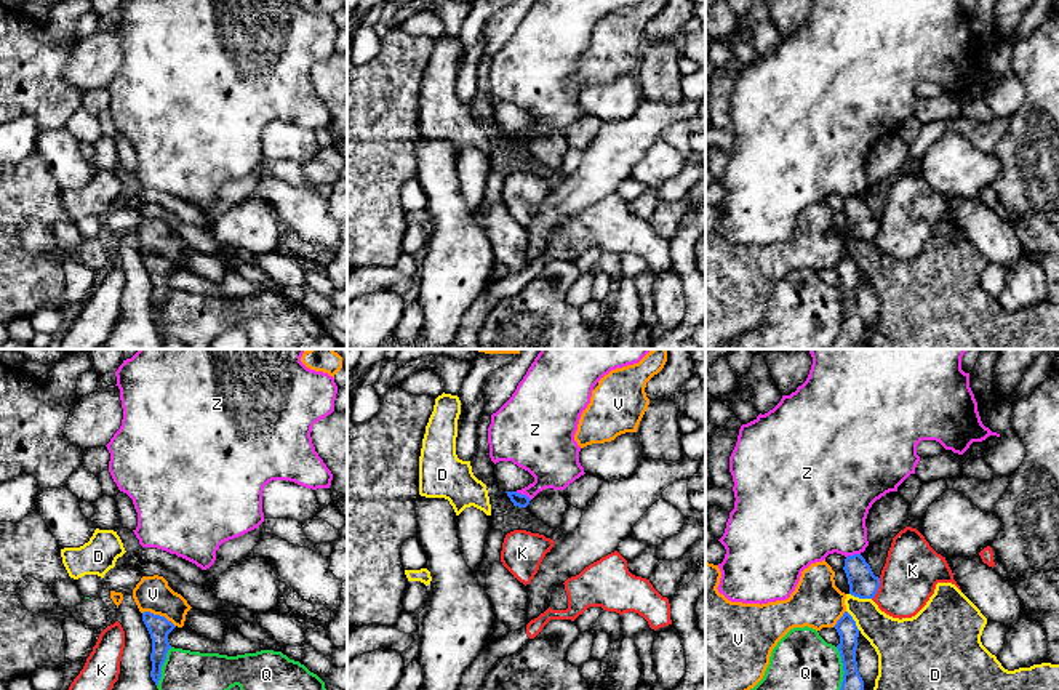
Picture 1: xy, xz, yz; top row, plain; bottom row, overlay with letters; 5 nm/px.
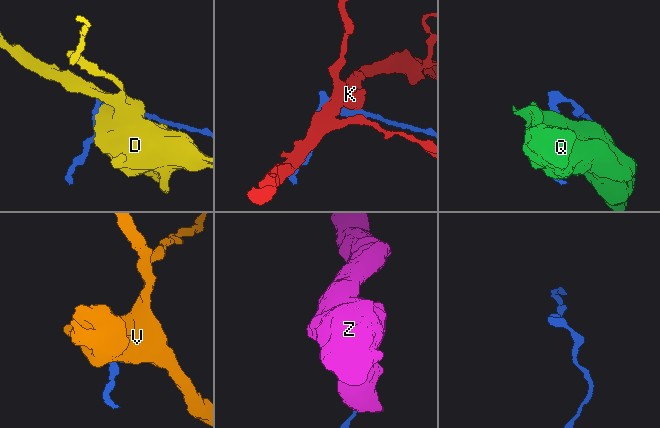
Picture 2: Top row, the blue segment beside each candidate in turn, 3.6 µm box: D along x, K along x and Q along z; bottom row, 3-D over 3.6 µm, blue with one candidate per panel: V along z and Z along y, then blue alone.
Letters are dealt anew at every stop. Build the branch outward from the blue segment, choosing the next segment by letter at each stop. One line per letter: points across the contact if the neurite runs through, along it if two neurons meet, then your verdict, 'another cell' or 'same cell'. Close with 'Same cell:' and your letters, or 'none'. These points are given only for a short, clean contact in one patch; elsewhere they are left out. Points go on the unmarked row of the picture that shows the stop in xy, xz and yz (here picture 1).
D: another cell
K: another cell
Q: another cell
V: border xy (143, 253), (163, 256), (175, 268); another cell
Z: border xz (515, 133), (523, 135), (530, 141); another cell
Same cell: none

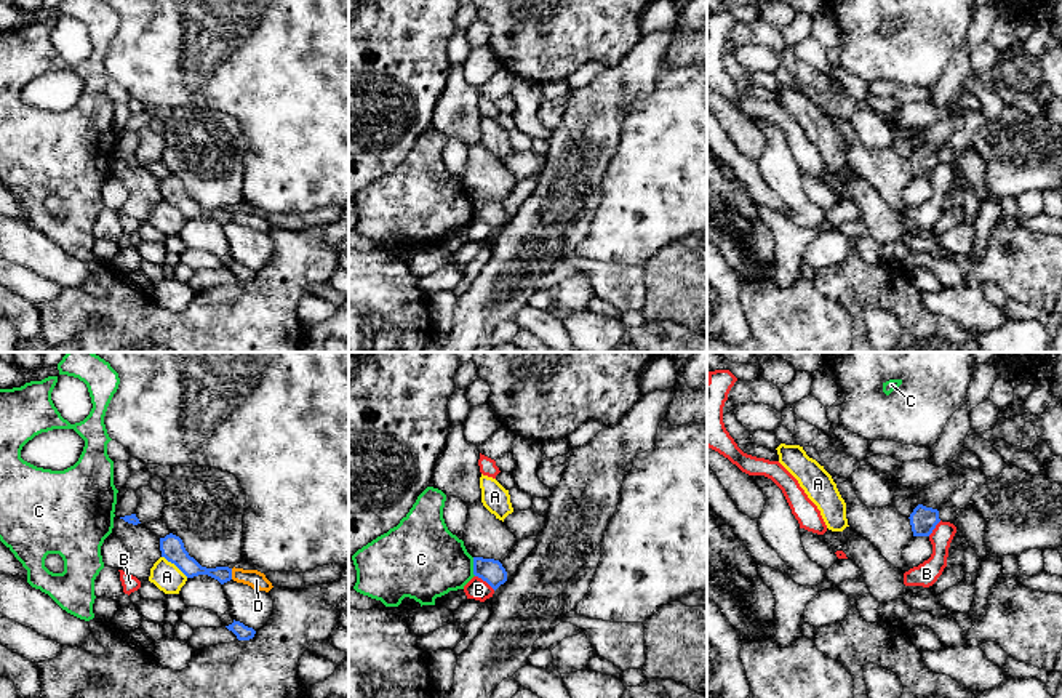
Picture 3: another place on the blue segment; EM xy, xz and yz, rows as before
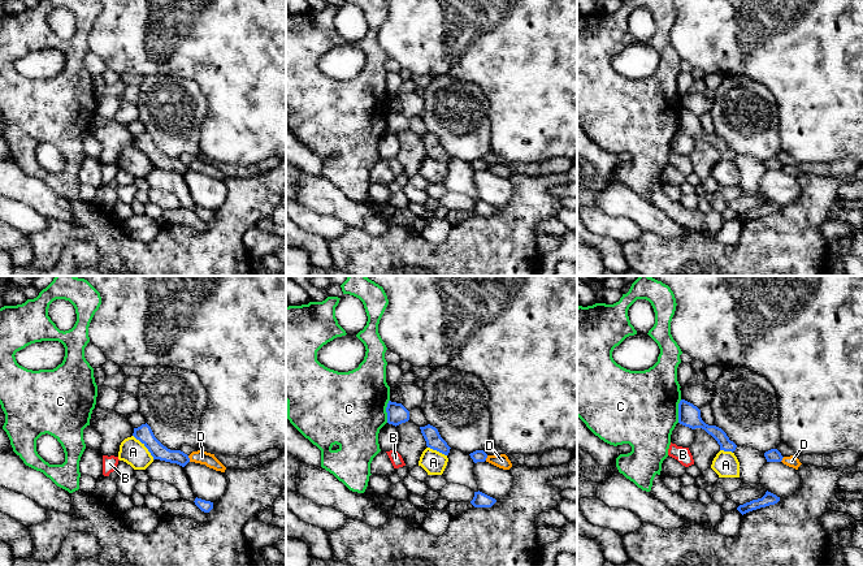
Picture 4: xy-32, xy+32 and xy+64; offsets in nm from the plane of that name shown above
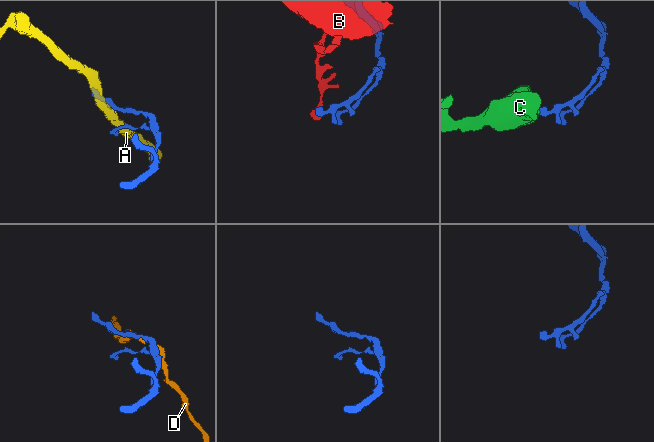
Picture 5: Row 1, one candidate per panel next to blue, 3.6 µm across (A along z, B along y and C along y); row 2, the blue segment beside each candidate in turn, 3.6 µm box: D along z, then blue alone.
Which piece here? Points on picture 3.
A: border xy (162, 197), (187, 218); another cell
B: border xz (475, 216), (495, 231); another cell
C: another cell
D: another cell
Same cell: none

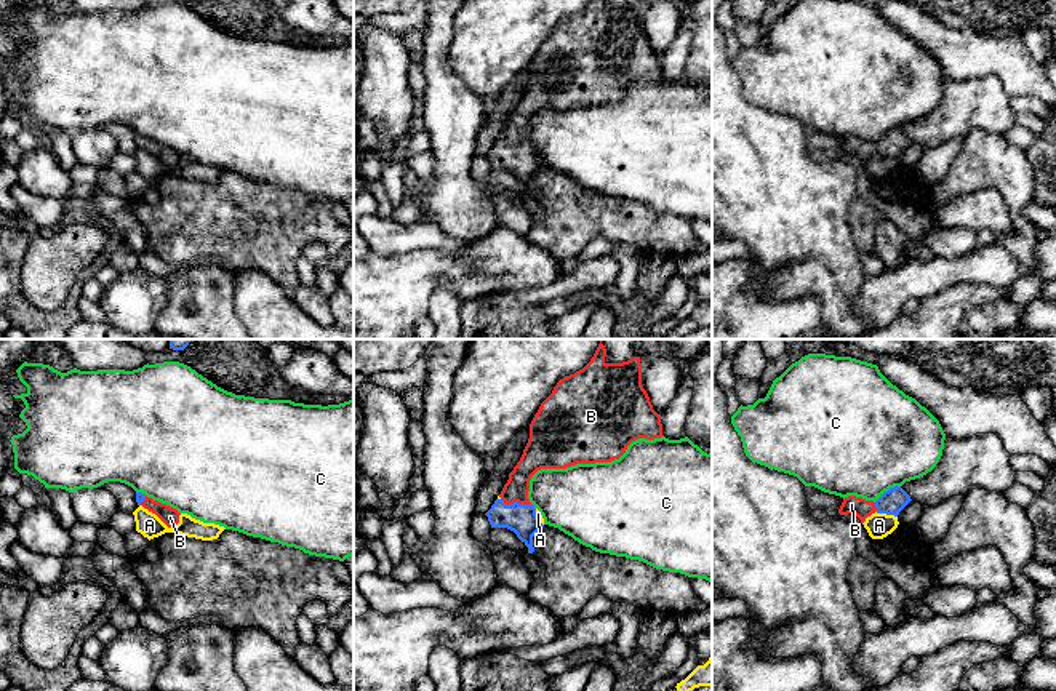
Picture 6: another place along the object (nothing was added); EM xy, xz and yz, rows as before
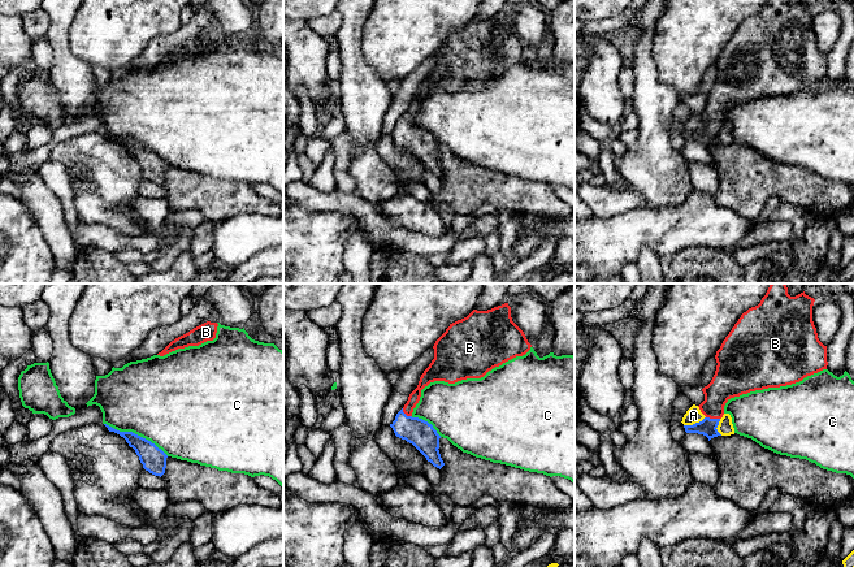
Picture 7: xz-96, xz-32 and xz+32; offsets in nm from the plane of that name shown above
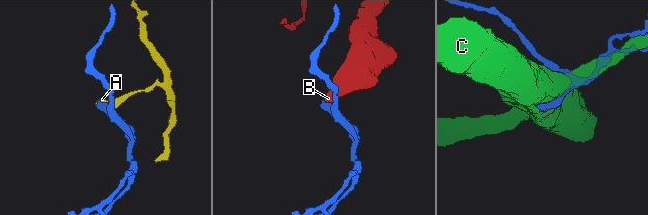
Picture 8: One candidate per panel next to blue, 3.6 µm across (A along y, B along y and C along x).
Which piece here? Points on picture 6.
A: border yz (876, 152), (896, 159); another cell
B: way xz (520, 160), (516, 154), (516, 144), (519, 119), (535, 99); same cell
C: another cell
Same cell: B

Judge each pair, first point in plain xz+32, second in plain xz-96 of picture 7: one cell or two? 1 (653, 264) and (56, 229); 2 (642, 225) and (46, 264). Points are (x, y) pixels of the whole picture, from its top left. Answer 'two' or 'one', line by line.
1: one
2: one

